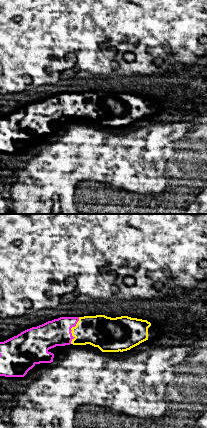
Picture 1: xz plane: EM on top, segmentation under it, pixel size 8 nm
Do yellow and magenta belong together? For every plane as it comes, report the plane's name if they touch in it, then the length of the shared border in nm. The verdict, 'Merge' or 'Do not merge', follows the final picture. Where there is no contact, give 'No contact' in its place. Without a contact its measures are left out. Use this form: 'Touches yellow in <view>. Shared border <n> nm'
Touches yellow in xz. Shared border 220 nm

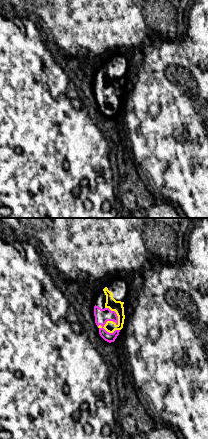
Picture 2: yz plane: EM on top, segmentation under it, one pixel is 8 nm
Touches yellow in yz. Shared border 220 nm

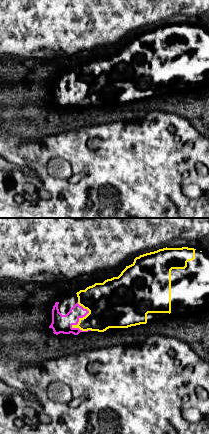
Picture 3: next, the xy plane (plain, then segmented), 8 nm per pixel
Touches yellow in xy. Shared border 260 nm

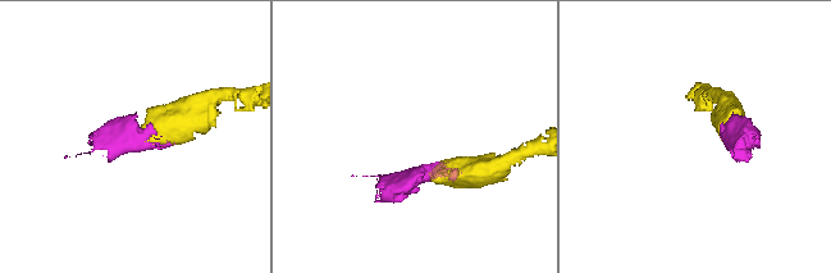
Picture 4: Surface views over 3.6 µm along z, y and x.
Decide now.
Merge

